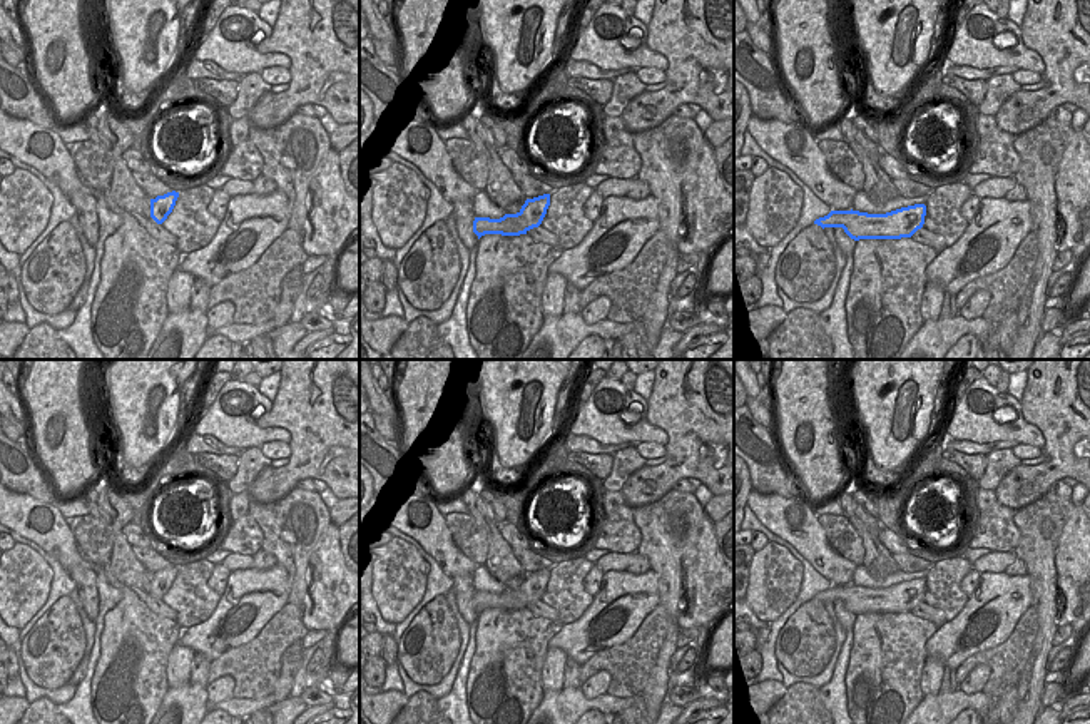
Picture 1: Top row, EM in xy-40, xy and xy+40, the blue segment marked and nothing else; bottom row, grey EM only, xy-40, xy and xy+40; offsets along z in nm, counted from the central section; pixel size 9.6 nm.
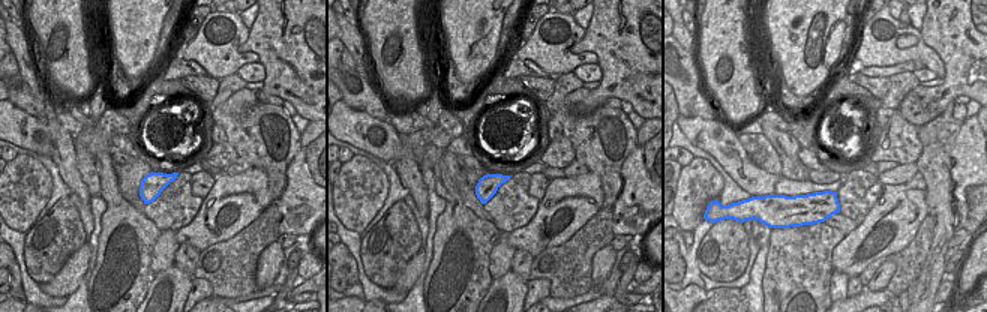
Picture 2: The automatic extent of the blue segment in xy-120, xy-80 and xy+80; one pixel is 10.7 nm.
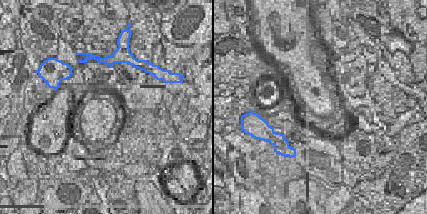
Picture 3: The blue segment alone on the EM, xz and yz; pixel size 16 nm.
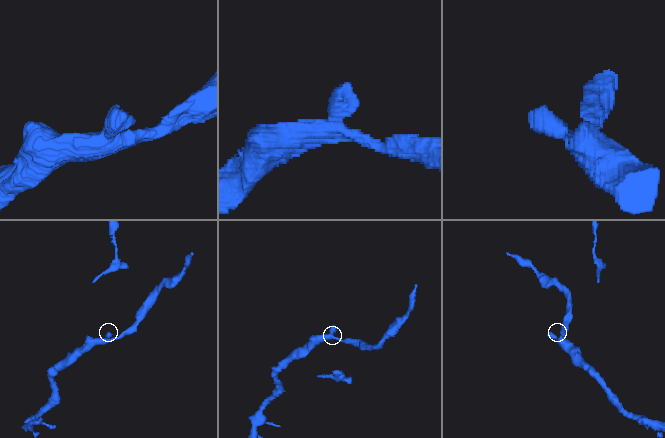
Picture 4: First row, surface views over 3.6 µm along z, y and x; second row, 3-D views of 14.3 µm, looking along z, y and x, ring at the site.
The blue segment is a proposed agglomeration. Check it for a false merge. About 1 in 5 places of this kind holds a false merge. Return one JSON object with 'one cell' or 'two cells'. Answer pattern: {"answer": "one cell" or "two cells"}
{"answer": "one cell"}

